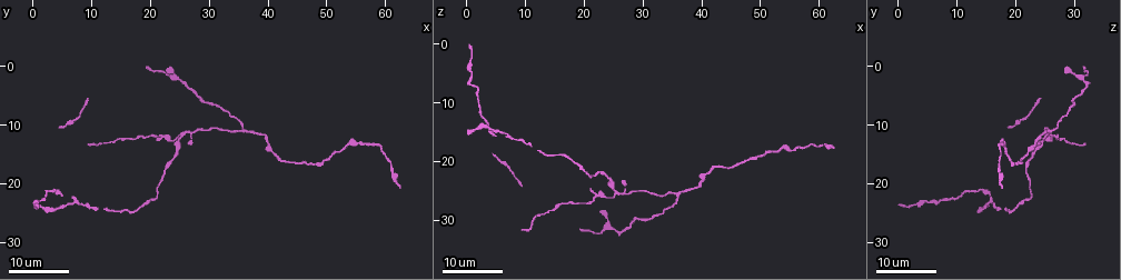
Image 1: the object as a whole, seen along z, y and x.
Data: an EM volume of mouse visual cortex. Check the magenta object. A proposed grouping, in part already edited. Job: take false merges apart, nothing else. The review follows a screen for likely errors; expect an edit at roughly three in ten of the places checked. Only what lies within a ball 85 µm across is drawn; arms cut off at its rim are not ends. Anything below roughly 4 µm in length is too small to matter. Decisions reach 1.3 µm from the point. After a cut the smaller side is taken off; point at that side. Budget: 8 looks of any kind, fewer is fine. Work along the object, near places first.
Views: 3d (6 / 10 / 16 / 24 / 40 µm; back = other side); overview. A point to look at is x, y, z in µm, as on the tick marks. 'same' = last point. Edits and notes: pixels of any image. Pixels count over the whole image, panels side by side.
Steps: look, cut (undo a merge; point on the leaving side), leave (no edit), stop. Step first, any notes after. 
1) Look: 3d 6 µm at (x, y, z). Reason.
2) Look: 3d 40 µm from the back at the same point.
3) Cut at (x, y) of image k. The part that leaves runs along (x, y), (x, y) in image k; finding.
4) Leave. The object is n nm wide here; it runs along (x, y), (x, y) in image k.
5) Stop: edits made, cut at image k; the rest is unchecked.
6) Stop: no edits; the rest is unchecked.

Look: 3d 24 µm at (15.0, 12.5, 28.0). Sudden change in width.

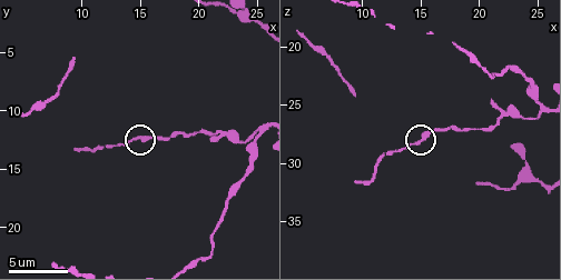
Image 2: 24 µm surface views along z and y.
Look: 3d 10 µm at (14.6, 12.4, 28.2).

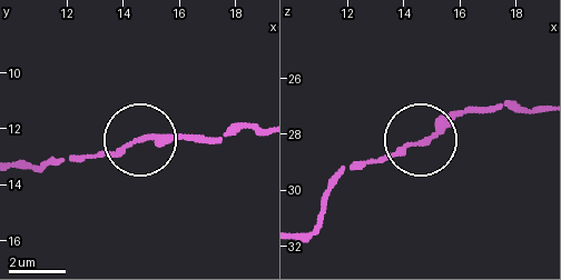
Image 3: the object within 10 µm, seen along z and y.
Look: 3d 6 µm at (14.7, 12.4, 28.4).

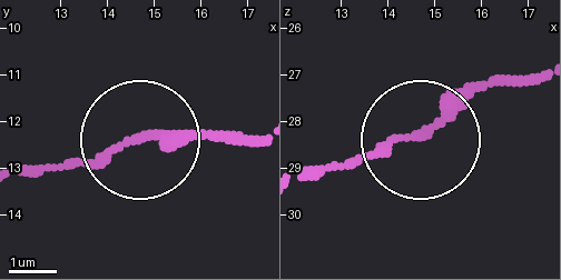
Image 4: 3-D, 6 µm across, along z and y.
Leave. The object is 210 nm wide here; it runs along (254, 140), (135, 140), (43, 172) in image 4; one cell here.

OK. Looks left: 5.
Look: 3d 24 µm at (7.5, 23.0, 16.0).

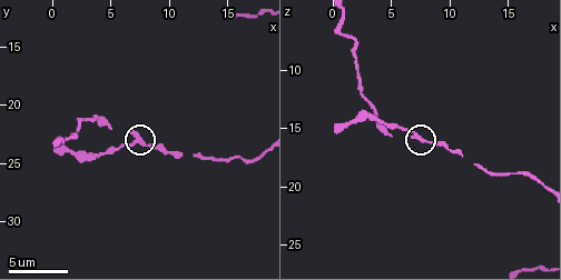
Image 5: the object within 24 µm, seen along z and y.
Look: 3d 6 µm at (7.4, 22.8, 16.0).

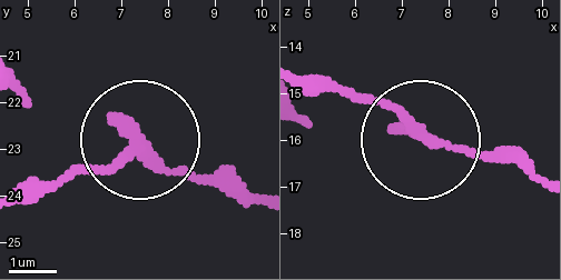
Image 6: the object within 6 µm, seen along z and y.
Cut at (60, 183) of image 6. The side arm is 8 µm long; the part that leaves runs along (112, 161), (21, 184) in image 6; two cells meet here.

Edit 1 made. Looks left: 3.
Look: 3d 6 µm at (25.2, 11.4, 25.6). Branch point.

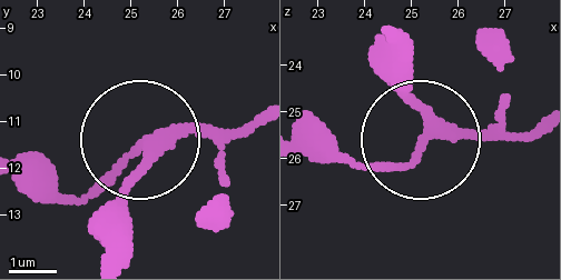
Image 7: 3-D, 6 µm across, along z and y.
Leave. It runs along (122, 194), (143, 163), (138, 143), (55, 199) in image 7; one cell here.

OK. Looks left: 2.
Look: 3d 24 µm at (36.0, 11.5, 25.5). Three arms meet.

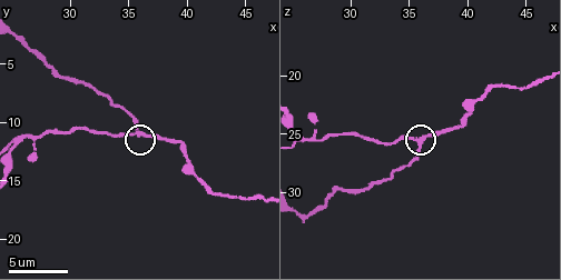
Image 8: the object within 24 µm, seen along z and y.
Look: 3d 6 µm at (36.0, 11.2, 25.8).

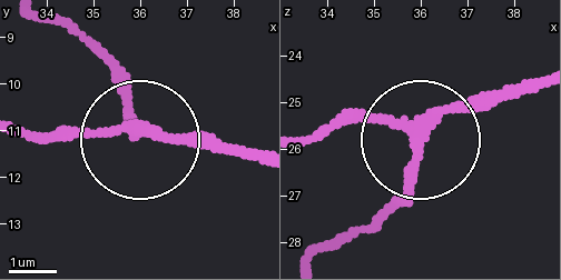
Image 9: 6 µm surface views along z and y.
Leave. 3 arms meet here; it runs along (305, 138), (365, 118), (413, 130), (421, 154), (393, 210) in image 9; continuous, no second cell.

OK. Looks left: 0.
Stop: edits made, cut at image 6; the rest is unchecked.

